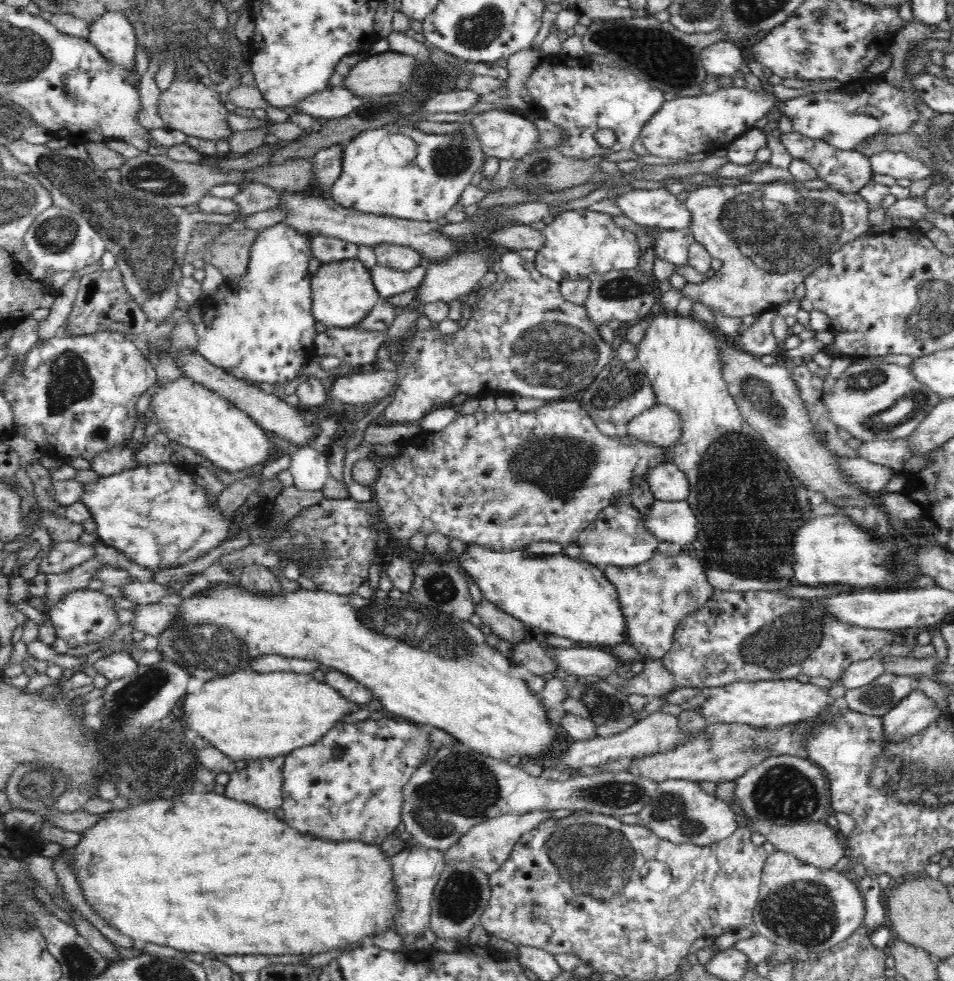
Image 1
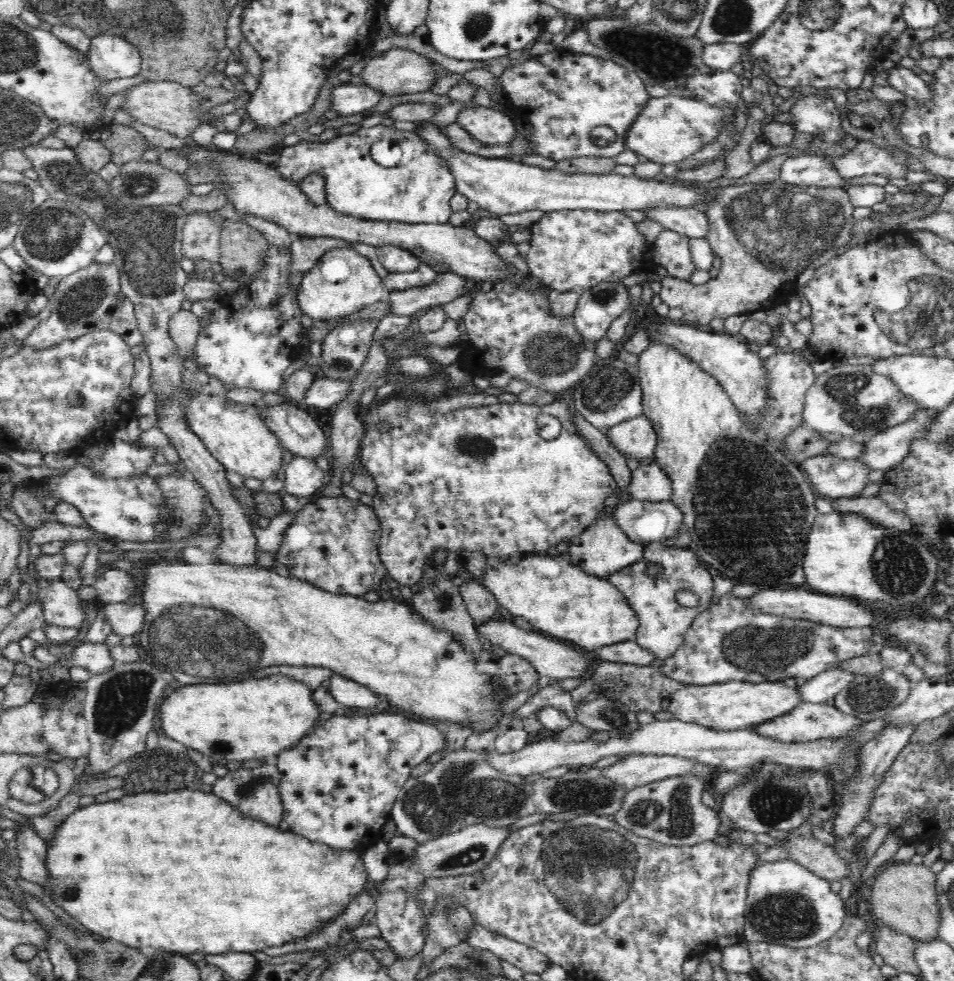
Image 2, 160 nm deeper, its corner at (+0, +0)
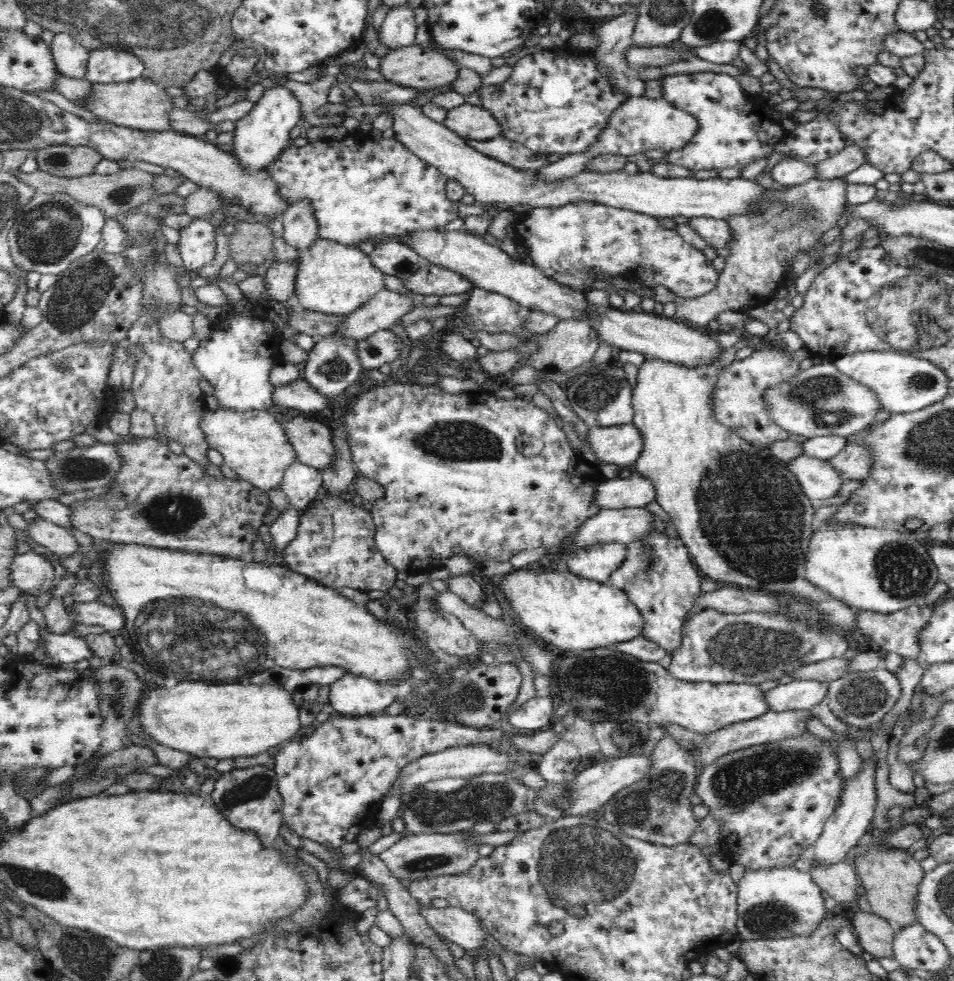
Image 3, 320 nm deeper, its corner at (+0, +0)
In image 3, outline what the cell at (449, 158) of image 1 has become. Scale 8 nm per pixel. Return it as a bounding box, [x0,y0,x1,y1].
[267,132,460,247]

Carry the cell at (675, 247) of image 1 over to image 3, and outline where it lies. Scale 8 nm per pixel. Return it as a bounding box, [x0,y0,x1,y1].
[513,201,719,298]

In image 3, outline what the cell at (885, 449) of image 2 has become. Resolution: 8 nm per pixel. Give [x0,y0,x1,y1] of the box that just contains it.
[827,444,871,482]

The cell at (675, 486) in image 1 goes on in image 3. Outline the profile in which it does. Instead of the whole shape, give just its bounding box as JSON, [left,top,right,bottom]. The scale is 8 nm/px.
[594,475,656,509]

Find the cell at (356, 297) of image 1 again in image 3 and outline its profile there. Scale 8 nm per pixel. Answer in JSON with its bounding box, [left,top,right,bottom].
[295,238,384,315]

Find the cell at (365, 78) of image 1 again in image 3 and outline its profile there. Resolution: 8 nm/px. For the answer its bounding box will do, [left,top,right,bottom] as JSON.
[380,45,459,90]

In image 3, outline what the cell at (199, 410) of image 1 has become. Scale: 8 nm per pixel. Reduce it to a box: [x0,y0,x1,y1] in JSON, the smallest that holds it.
[201,407,297,491]

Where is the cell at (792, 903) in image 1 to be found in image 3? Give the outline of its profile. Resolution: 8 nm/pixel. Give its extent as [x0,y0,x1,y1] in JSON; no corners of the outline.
[738,867,833,940]

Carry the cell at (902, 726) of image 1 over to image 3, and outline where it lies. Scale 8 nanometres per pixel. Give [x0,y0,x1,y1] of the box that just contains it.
[809,755,876,865]

